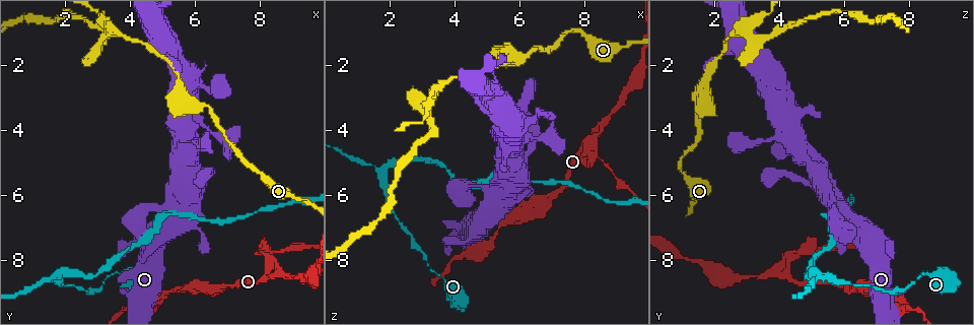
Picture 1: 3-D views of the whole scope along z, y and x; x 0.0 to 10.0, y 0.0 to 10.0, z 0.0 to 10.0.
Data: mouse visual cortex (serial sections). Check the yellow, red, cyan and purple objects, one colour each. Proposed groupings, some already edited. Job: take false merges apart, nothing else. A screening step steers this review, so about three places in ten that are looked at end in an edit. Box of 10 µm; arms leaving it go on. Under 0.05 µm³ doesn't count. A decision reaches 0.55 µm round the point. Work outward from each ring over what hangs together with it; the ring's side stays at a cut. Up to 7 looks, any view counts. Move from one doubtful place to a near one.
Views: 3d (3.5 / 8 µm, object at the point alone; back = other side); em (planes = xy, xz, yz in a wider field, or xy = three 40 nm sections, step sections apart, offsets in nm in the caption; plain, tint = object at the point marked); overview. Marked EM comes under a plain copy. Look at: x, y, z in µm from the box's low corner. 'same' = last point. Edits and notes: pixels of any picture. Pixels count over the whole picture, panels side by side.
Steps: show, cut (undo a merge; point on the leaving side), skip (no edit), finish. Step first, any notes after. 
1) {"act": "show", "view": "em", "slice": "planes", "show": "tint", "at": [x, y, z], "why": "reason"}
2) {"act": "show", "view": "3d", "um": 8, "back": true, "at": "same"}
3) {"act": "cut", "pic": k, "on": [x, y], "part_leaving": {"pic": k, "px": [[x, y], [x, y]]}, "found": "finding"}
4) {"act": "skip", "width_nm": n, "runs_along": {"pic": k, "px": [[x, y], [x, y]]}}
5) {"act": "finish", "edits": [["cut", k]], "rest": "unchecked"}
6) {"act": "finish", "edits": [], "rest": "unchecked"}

{"act": "show", "view": "3d", "um": 3.5, "at": [8.25, 8.40, 4.25], "why": "two arms in line, one across"}

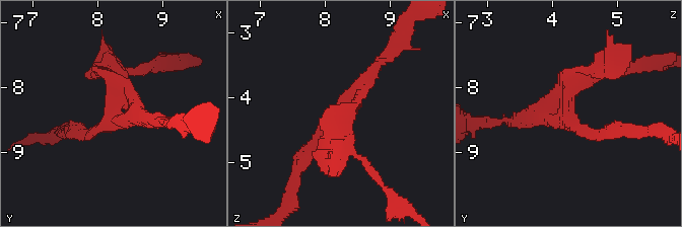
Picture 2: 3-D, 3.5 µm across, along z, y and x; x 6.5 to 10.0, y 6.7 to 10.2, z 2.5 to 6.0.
{"act": "show", "view": "em", "slice": "xy", "step": 1, "show": "tint", "at": [8.30, 8.45, 4.25], "arms": 3, "arm_widths_nm": [200, 200, 250]}

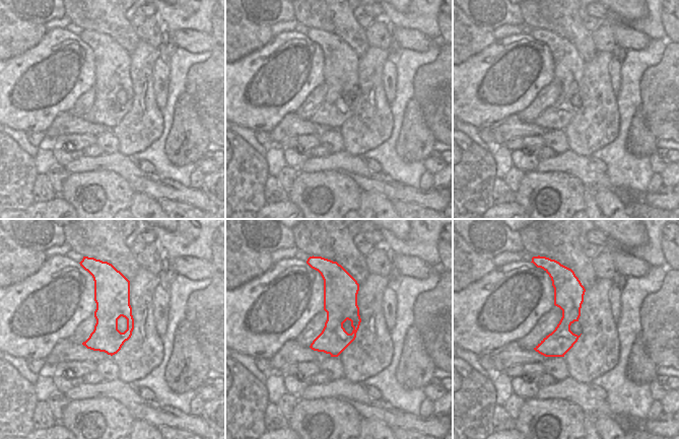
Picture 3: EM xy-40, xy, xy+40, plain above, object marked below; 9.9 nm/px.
{"act": "skip", "runs_along": {"pic": 2, "px": [[74, 130], [112, 121], [118, 71]]}, "found": "one cell here"}

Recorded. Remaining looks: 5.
{"act": "show", "view": "3d", "um": 3.5, "back": true, "at": [1.80, 8.55, 5.30], "why": "three arms meet"}

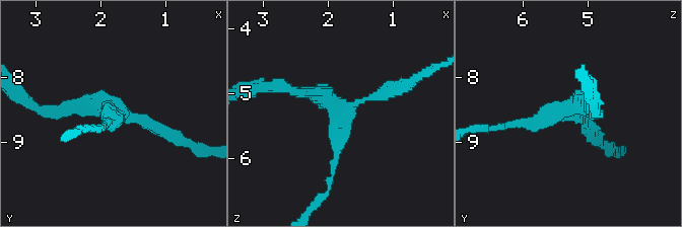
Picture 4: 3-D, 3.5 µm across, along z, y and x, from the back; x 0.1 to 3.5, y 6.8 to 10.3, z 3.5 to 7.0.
{"act": "show", "view": "em", "slice": "xy", "step": 1, "show": "tint", "at": [1.85, 8.50, 5.35], "arms": 3, "arm_widths_nm": [150, 200, 200], "why": "need the tissue"}

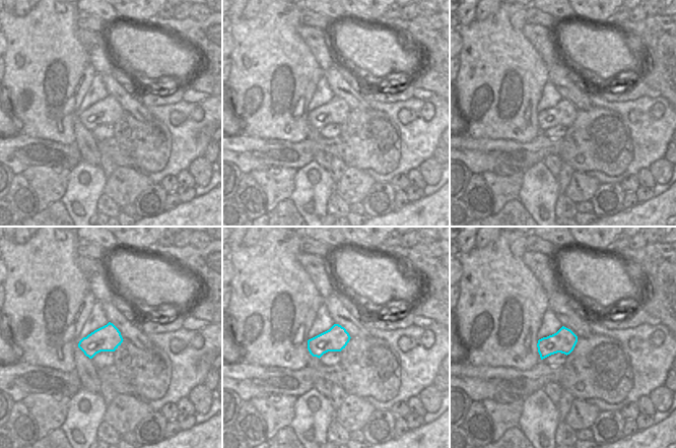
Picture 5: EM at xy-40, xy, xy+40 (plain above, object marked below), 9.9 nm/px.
{"act": "show", "view": "em", "slice": "xy", "step": 5, "show": "tint", "at": "same"}

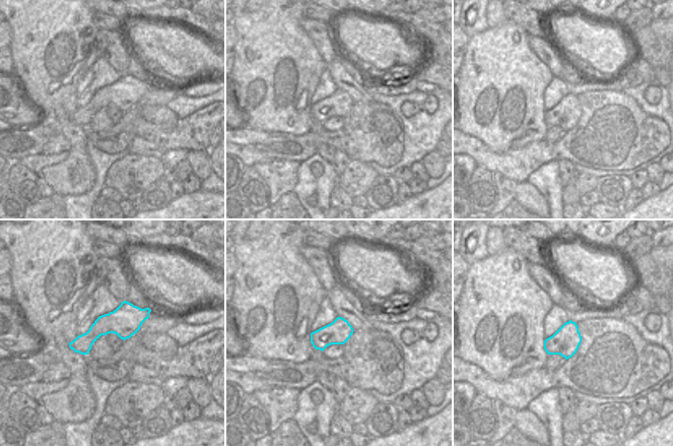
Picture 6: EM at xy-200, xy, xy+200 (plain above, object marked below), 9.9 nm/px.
{"act": "skip", "runs_along": {"pic": 6, "px": [[146, 311], [71, 344]]}, "found": "all the same cell"}

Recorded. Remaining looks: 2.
{"act": "show", "view": "3d", "um": 8, "at": [3.15, 1.30, 3.20], "why": "arms part here"}

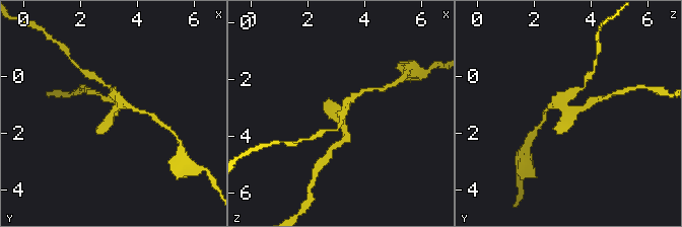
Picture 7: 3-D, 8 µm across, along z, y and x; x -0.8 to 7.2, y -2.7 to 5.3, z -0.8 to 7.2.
{"act": "show", "view": "em", "slice": "xy", "step": 5, "show": "tint", "at": "same"}

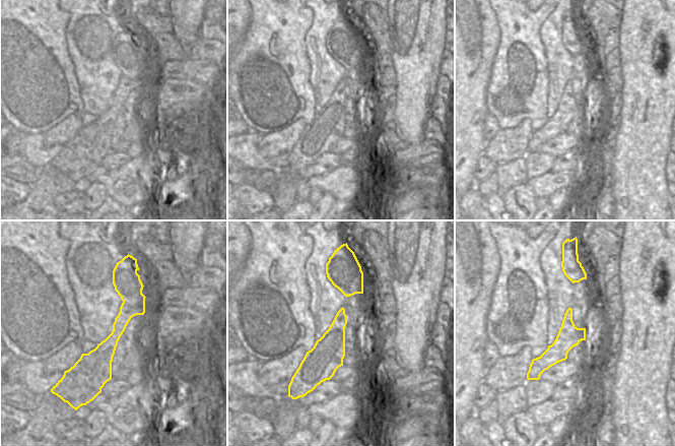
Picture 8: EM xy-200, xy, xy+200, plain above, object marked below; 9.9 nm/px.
{"act": "cut", "pic": 7, "on": [344, 129], "width_nm": 320, "part_leaving": {"pic": 7, "px": [[561, 106], [573, 115], [594, 100]]}, "found": "two cells meet here"}

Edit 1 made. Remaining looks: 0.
{"act": "finish", "edits": [["cut", 7]], "rest": "unchecked"}

